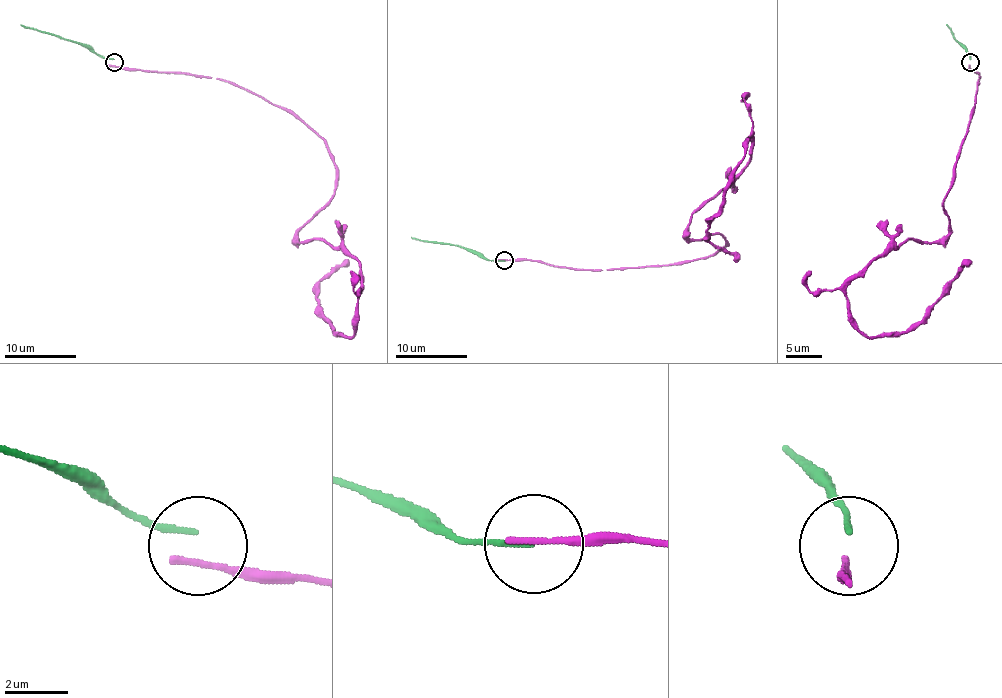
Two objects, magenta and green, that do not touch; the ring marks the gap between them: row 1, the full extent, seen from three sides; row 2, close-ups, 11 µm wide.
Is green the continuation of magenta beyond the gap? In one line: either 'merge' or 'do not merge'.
do not merge

